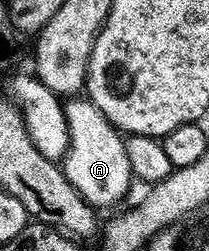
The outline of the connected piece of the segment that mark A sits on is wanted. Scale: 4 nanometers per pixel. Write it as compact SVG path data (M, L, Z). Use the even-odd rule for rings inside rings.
M89 100L68 101L65 109L71 129L71 150L65 159L65 173L73 188L92 208L115 206L122 198L124 201L131 193L133 181L124 135Z

